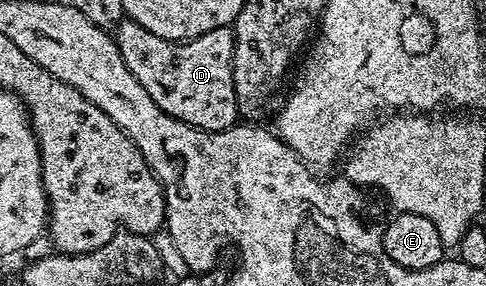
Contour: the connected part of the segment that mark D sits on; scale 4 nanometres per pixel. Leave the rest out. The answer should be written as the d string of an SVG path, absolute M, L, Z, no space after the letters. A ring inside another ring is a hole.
M122 19L112 36L128 71L136 75L140 87L152 95L152 103L156 103L160 111L209 133L230 129L239 120L236 87L230 70L234 65L231 26L208 31L191 41L169 41L152 35L152 31L140 27L140 23Z

